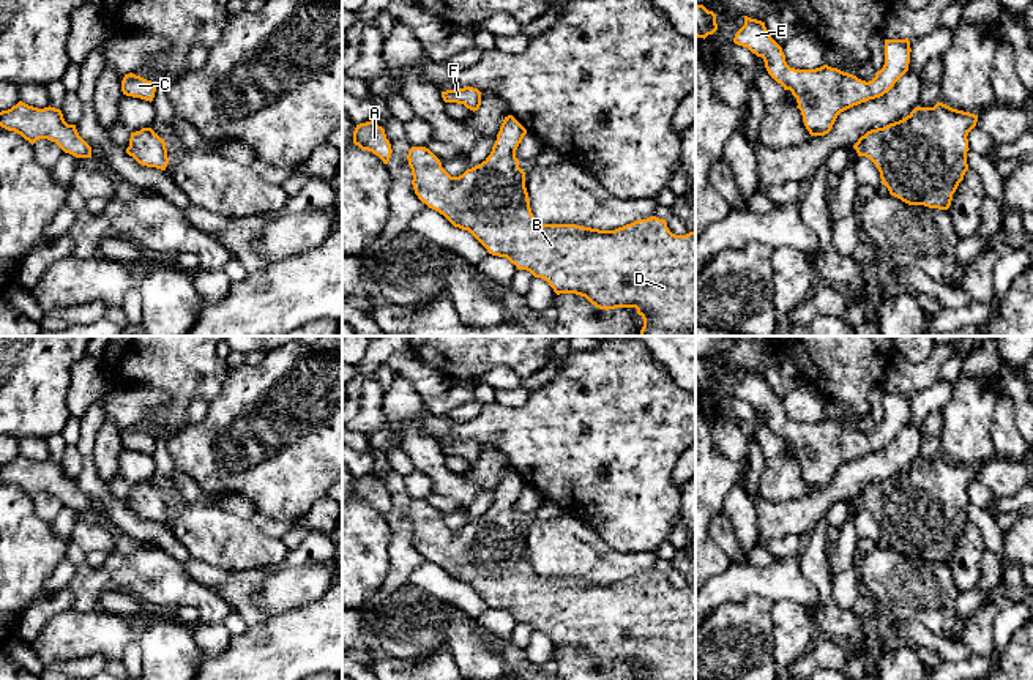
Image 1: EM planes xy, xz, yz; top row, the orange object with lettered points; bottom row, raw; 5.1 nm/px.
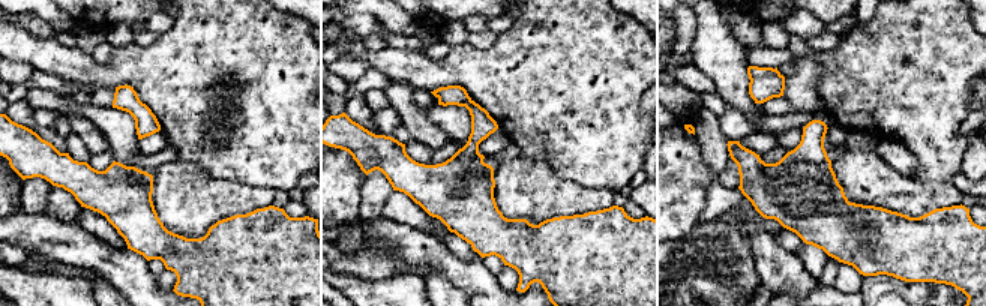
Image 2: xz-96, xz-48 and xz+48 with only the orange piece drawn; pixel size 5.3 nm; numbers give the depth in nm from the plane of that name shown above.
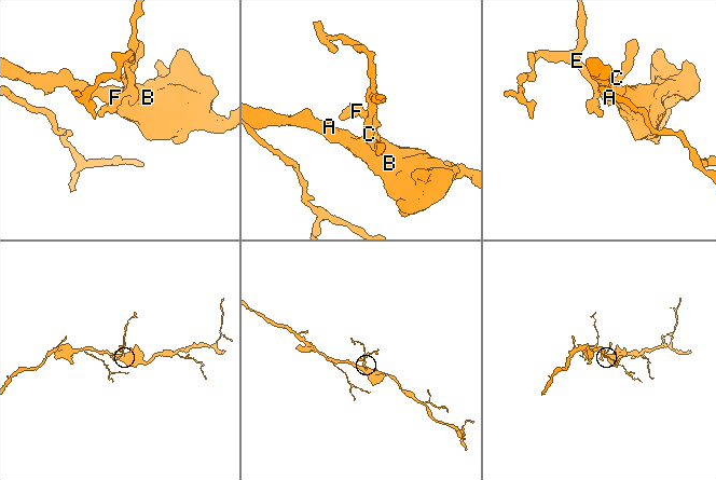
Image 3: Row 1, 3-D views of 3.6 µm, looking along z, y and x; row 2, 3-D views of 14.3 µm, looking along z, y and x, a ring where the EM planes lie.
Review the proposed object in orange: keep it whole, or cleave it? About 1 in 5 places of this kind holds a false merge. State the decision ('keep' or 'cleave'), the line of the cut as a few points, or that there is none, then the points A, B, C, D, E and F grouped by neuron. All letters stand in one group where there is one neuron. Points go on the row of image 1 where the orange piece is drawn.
keep; no cut; A B C D E F

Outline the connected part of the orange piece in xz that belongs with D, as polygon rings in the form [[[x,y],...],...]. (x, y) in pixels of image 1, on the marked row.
[[[505,117],[490,155],[459,177],[451,177],[440,159],[426,147],[412,147],[407,159],[418,199],[443,215],[454,227],[468,230],[492,256],[506,257],[517,270],[549,282],[557,295],[585,297],[599,309],[636,308],[643,319],[639,336],[696,336],[696,232],[675,235],[666,219],[639,219],[615,230],[599,230],[576,224],[541,224],[535,219],[525,172],[519,167],[516,150],[527,129],[513,117]]]

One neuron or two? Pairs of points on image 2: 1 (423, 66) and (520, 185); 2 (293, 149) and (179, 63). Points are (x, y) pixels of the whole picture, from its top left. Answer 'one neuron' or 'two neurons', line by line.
1: two neurons
2: one neuron

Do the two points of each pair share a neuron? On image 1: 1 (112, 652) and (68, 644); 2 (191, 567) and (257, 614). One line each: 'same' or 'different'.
1: same
2: same

